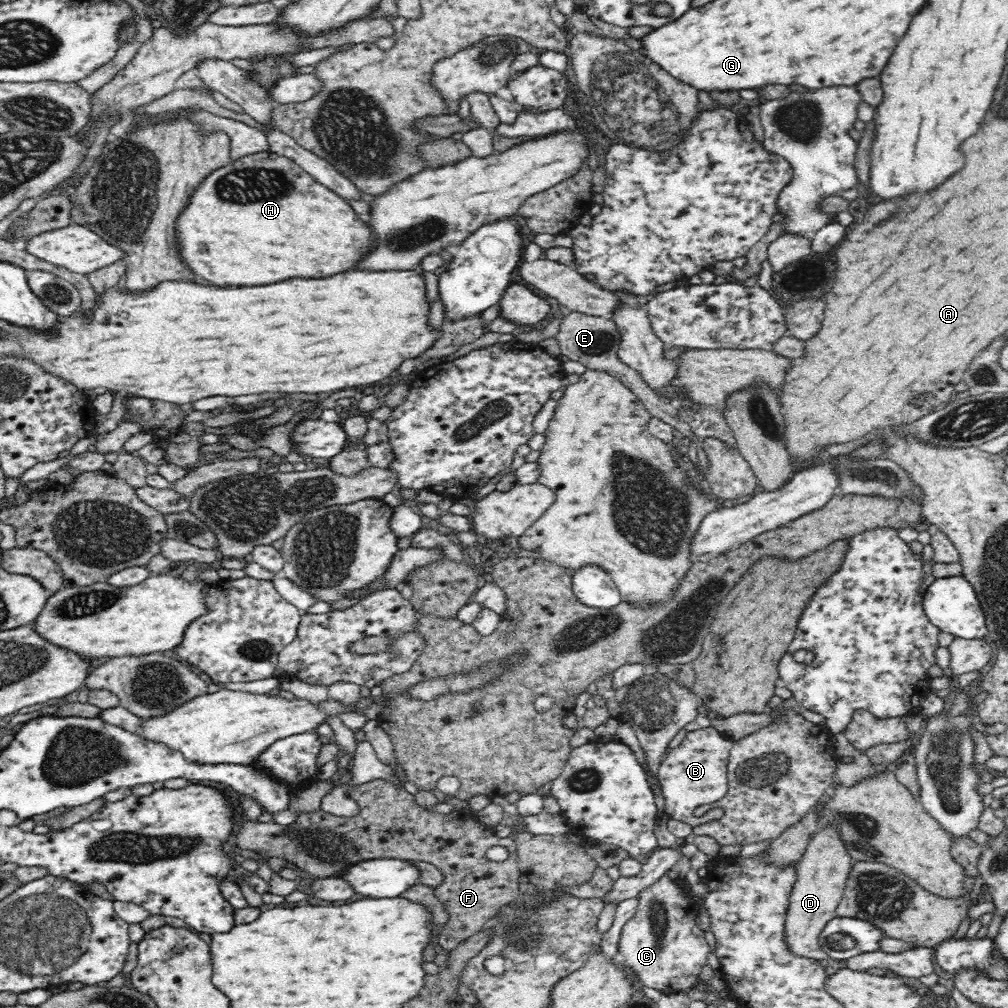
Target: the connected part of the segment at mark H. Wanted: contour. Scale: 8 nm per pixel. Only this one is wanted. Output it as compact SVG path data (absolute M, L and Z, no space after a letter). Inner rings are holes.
M268 151L249 154L240 160L230 162L226 166L212 170L188 196L188 204L176 218L175 238L177 239L177 252L183 264L198 274L200 278L206 278L212 284L218 286L264 286L264 284L274 284L282 282L288 278L324 278L332 276L344 270L350 270L358 260L361 260L365 253L373 246L373 233L371 228L356 214L356 211L346 203L344 199L328 187L322 186L310 173L298 166L291 158Z

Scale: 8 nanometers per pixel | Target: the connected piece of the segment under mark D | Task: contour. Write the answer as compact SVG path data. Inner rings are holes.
M830 825L811 836L806 852L795 864L796 882L788 896L788 910L784 920L784 941L788 951L818 961L828 959L828 955L820 947L819 936L826 922L836 917L834 910L844 894L853 861L836 830L838 827Z

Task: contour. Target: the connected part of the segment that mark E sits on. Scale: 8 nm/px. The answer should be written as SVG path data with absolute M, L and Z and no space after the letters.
M571 312L561 319L558 333L553 338L560 348L560 354L567 356L570 361L579 362L586 369L606 372L613 378L622 381L624 386L628 387L643 402L652 417L667 422L670 426L682 432L683 436L688 436L691 440L695 440L698 443L698 447L701 447L701 438L696 437L692 433L690 425L682 421L680 415L676 413L676 404L656 395L654 389L648 386L648 383L636 371L620 362L616 354L620 344L620 333L610 316L590 316L589 314Z

